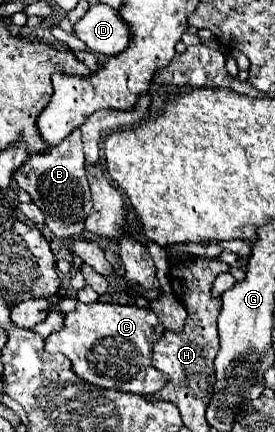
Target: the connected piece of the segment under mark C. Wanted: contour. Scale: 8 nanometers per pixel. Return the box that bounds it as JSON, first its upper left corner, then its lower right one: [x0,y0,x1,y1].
[45,302,167,394]

